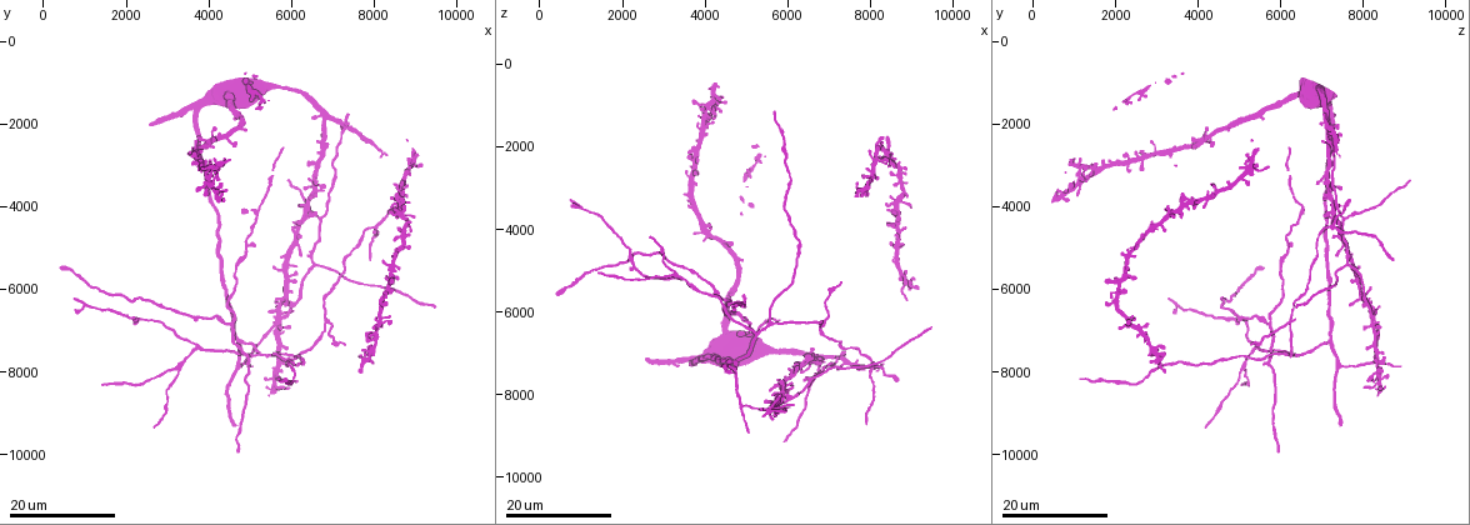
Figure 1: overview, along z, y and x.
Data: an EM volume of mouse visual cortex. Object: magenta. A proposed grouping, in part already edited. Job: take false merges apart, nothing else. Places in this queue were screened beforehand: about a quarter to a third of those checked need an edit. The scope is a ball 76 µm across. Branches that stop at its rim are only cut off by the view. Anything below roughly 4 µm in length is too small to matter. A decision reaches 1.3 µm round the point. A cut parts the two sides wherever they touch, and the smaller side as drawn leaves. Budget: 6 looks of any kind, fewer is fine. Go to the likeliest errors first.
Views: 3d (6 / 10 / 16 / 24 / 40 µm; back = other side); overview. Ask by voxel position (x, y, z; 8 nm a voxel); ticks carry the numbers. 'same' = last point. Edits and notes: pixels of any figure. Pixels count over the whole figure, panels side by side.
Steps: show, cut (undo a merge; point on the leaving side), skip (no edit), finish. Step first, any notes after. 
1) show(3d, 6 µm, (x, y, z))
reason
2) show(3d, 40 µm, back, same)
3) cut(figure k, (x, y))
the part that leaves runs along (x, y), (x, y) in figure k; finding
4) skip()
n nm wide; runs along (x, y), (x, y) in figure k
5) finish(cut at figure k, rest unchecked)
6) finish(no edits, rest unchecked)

show(3d, 16 µm, (6850, 6750, 6250))
four arms meet

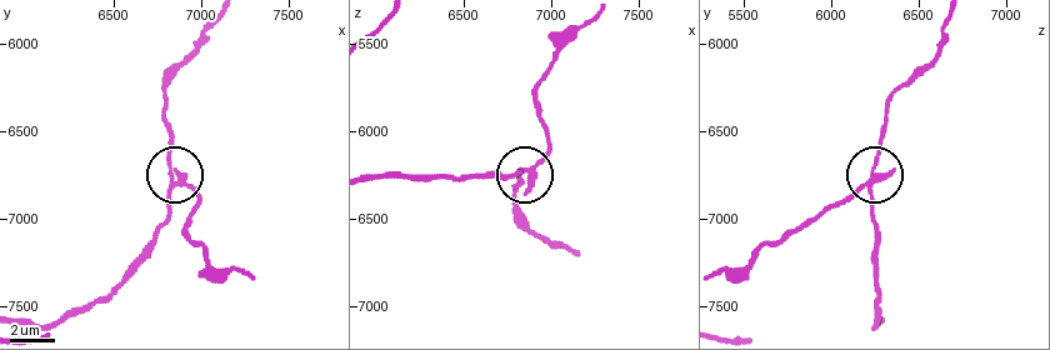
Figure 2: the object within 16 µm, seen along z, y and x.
show(3d, 6 µm, (6880, 6760, 6260))

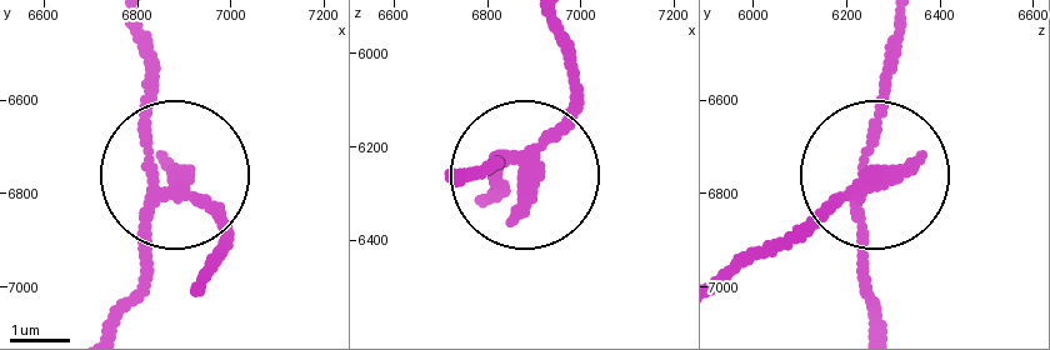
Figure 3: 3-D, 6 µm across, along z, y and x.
cut(figure 3, (223, 226))
the part that leaves runs along (165, 200), (219, 230), (209, 269) in figure 3; two neurons meet here

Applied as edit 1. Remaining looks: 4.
show(3d, 24 µm, (3650, 2650, 3000))
three arms meet

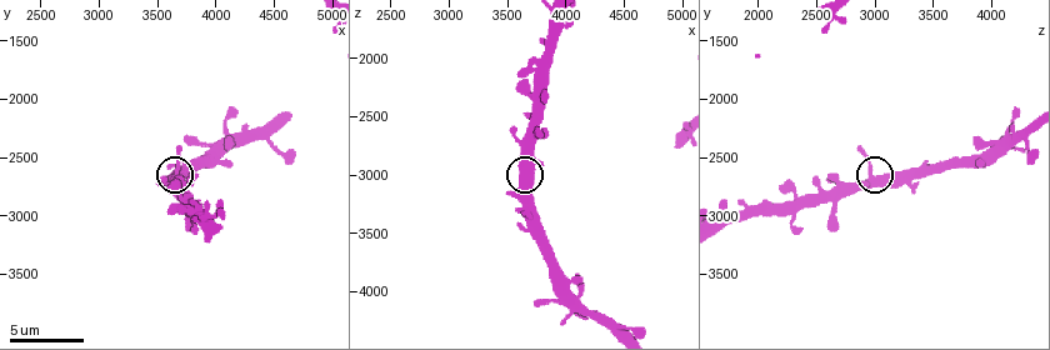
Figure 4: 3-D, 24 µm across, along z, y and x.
show(3d, 6 µm, same)
closer look

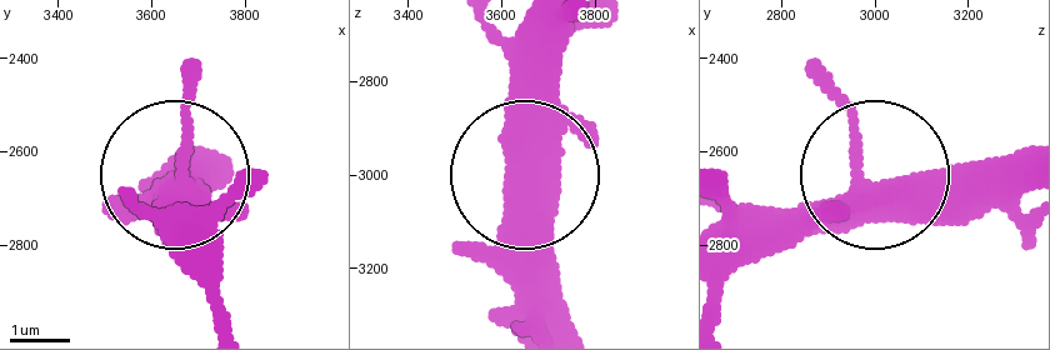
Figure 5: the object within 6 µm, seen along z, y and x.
skip()
continuous, no second neuron

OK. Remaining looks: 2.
show(3d, 24 µm, (3750, 7350, 5400))

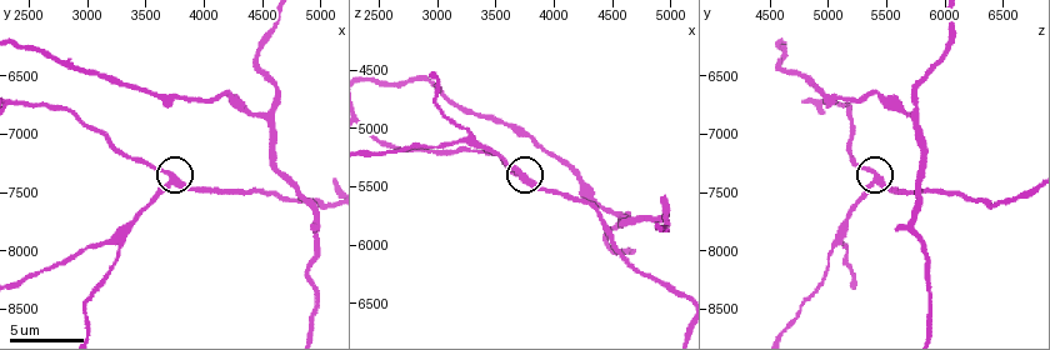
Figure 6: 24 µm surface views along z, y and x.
show(3d, 6 µm, (3740, 7380, 5400))

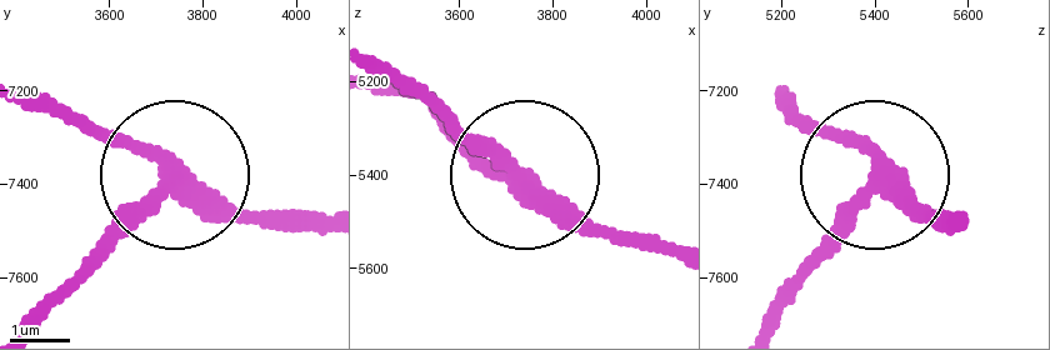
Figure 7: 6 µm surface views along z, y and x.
skip()
3 arms; runs along (956, 224), (926, 224), (876, 189), (803, 264) in figure 7; continuous, no second neuron

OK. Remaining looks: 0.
finish(cut at figure 3, rest unchecked)

